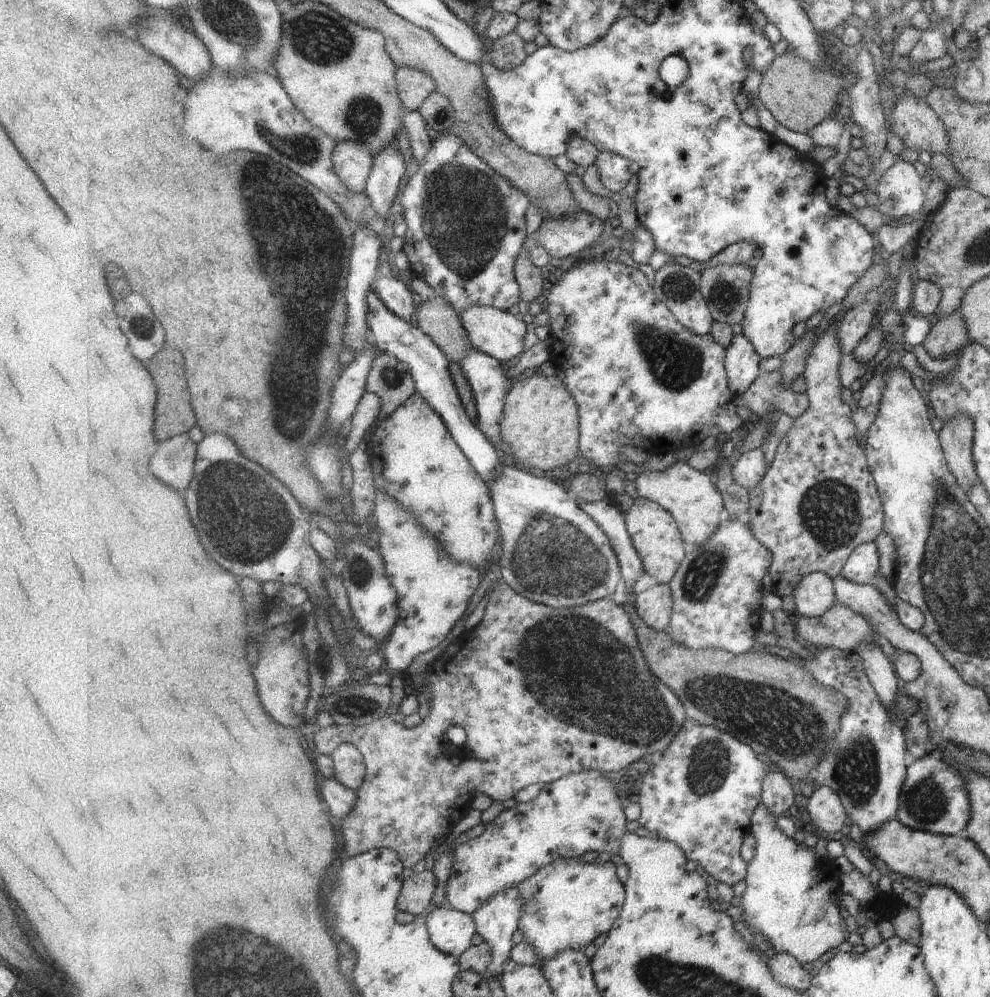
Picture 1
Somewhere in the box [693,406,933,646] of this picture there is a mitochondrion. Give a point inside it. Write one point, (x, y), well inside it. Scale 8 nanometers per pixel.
(831, 511)

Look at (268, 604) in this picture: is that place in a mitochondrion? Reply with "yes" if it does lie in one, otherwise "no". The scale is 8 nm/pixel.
no

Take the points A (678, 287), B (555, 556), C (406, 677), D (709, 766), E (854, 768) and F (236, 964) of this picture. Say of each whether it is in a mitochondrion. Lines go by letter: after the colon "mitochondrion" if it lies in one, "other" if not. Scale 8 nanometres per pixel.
A: mitochondrion
B: mitochondrion
C: other
D: mitochondrion
E: mitochondrion
F: mitochondrion

